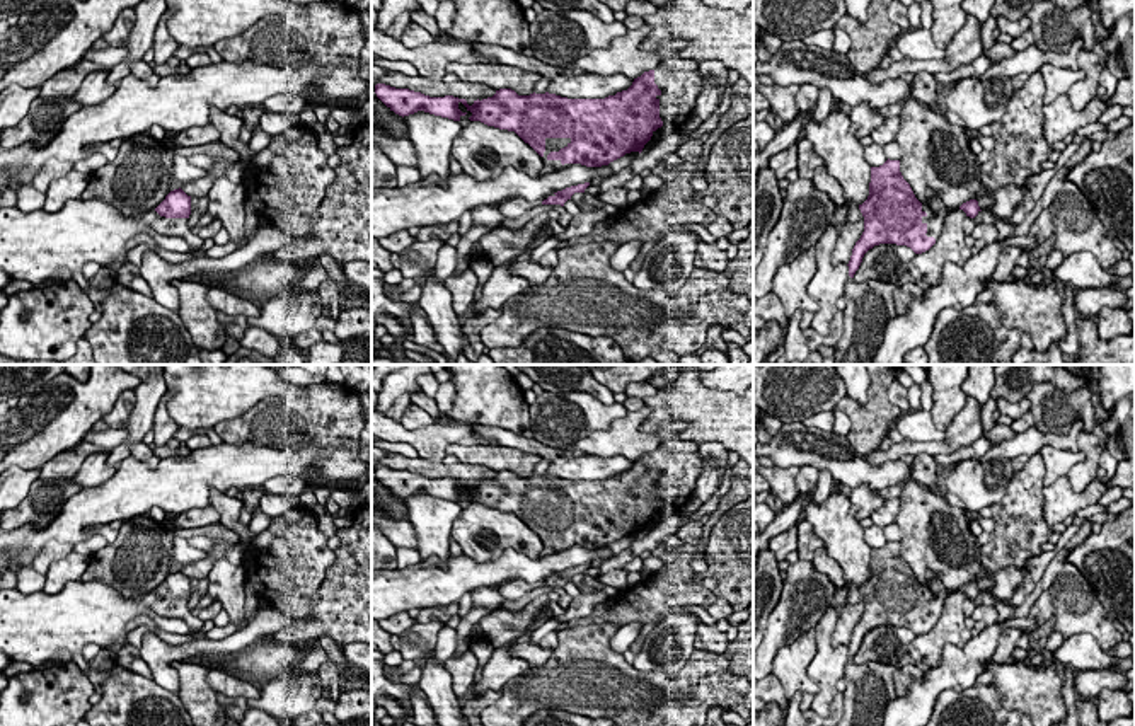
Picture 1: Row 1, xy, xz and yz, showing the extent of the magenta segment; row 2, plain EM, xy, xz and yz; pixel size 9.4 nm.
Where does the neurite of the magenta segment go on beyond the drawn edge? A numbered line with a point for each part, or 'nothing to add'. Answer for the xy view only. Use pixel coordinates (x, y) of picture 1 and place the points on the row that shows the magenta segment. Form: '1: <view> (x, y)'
1: xy (172, 227)

